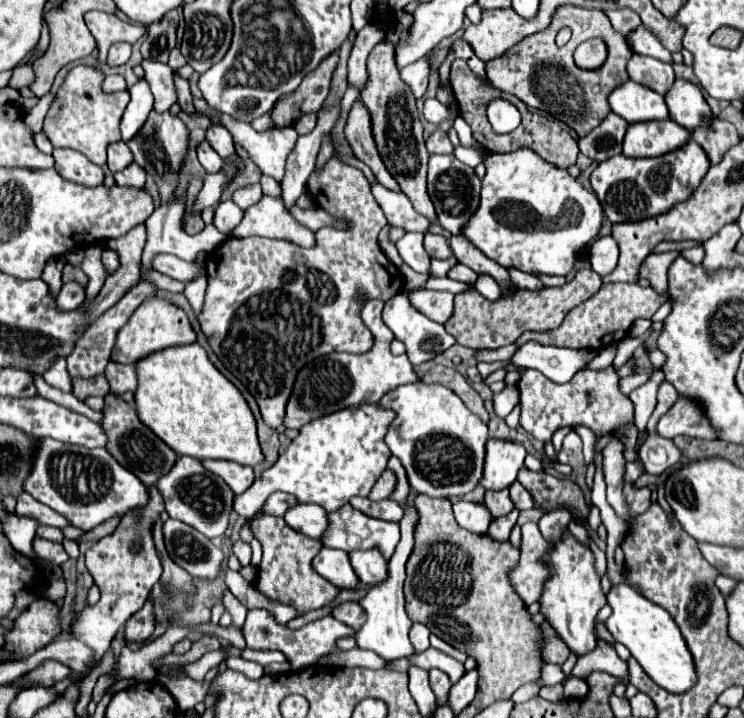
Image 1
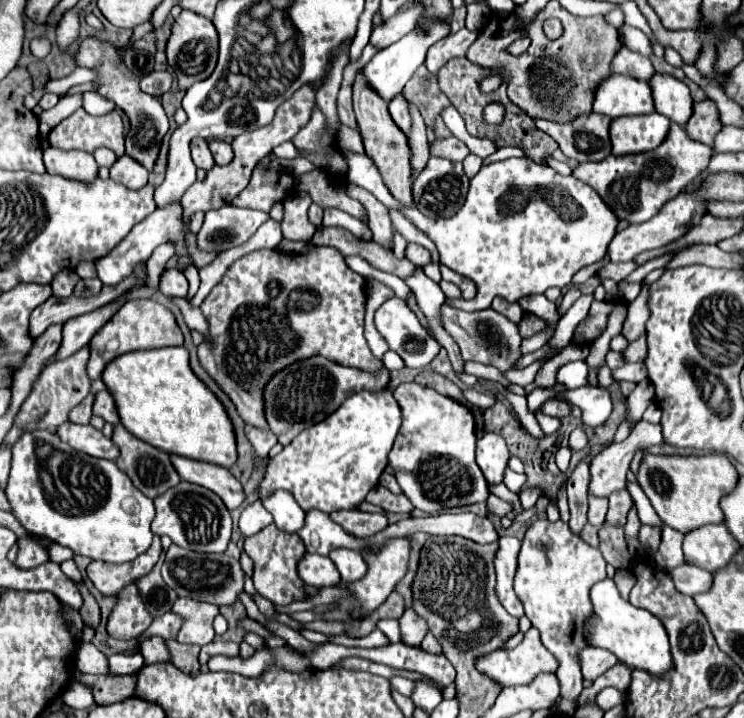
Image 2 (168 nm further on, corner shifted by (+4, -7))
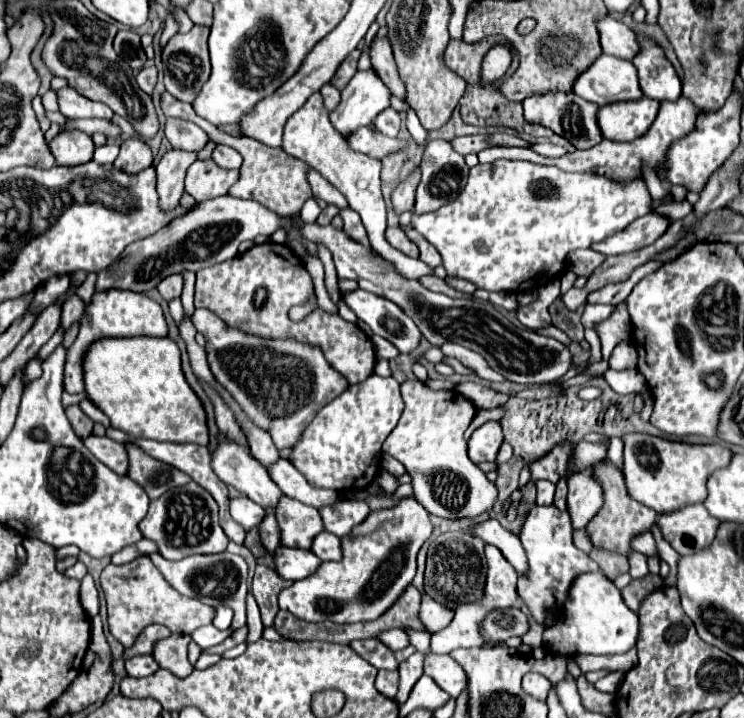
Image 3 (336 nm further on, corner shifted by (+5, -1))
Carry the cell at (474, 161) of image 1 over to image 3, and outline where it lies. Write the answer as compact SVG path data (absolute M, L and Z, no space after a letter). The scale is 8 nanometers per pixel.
M536 142L536 144L530 146L530 150L534 150L534 152L540 154L540 156L546 156L546 158L552 158L552 156L556 158L556 156L564 156L564 154L566 154L564 148L554 146L554 144L550 144L550 142Z

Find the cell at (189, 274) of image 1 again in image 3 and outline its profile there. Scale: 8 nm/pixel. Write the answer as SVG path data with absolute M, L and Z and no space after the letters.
M172 274L172 276L166 276L166 278L158 284L158 290L160 290L162 298L170 302L172 298L176 298L176 296L182 294L182 284L184 284L182 276L180 276L180 274Z

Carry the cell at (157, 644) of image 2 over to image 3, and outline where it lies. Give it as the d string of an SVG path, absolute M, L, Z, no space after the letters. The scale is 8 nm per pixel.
M172 634L170 638L158 640L154 644L152 656L160 664L160 668L166 668L166 670L174 672L176 676L184 678L184 676L188 676L194 670L194 666L186 658L186 646L188 646L188 642L190 642L190 636Z

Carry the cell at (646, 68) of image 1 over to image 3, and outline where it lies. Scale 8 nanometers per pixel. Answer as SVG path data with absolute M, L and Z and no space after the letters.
M604 16L598 22L598 30L600 30L600 42L604 54L622 60L634 60L634 56L640 52L636 34L622 20L614 16Z

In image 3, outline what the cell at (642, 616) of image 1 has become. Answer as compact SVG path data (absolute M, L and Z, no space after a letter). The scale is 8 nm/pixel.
M590 572L574 582L564 618L544 630L544 646L560 654L624 654L636 648L638 634L638 614L624 604L620 590L602 572Z

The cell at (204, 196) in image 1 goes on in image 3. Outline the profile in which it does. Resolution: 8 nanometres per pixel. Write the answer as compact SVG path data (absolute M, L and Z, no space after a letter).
M196 160L186 174L186 192L202 202L228 194L230 186L240 178L240 170L222 170L212 160Z

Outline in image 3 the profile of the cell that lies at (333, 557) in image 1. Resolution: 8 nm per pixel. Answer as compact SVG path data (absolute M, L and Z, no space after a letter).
M282 546L282 550L278 550L278 554L274 556L274 564L282 578L304 580L318 572L318 568L322 566L322 560L312 550Z

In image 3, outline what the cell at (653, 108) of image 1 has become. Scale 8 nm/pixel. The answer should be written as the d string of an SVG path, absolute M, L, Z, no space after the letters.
M602 54L590 70L578 76L574 82L574 94L600 106L640 100L644 94L638 84L638 72L632 62Z

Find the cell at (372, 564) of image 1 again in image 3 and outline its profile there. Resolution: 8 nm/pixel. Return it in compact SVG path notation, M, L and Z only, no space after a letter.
M330 532L318 534L318 538L314 538L312 550L322 560L332 560L332 562L340 562L342 560L342 542L340 542L338 536L334 536Z

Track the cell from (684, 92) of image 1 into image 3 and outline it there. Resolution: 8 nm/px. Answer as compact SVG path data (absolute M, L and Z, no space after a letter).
M638 34L638 42L642 42L642 54L634 58L634 64L642 82L644 96L658 102L676 102L682 96L682 82L676 70L666 60L662 48L658 48L654 40Z

